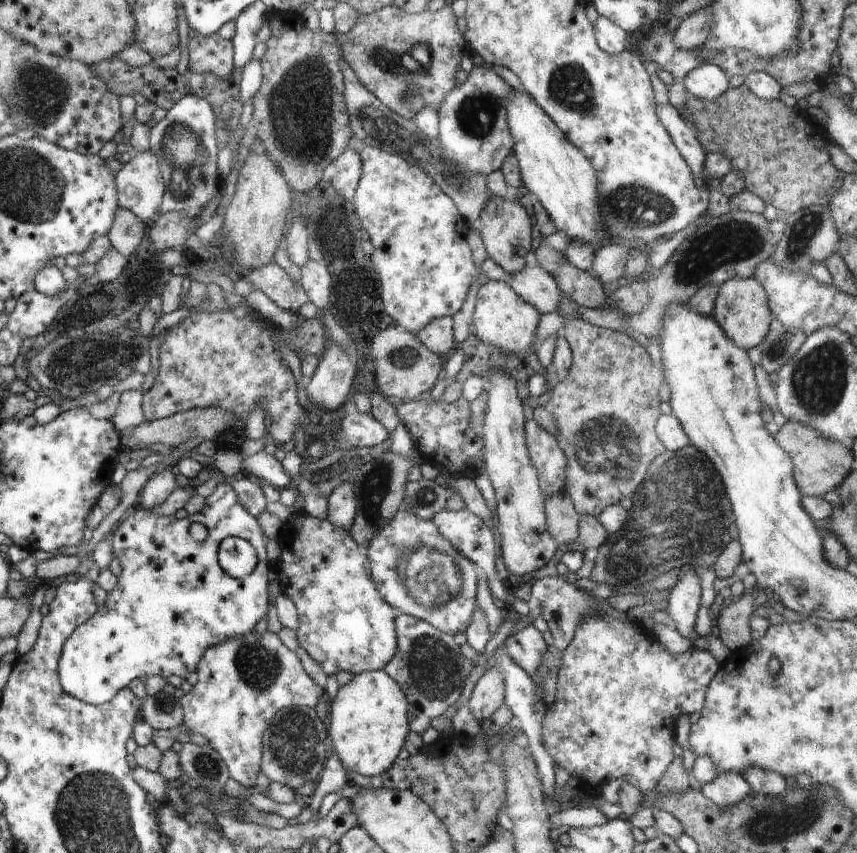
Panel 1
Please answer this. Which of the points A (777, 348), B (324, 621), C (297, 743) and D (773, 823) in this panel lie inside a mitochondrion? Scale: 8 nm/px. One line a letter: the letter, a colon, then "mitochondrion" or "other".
A: mitochondrion
B: other
C: mitochondrion
D: mitochondrion

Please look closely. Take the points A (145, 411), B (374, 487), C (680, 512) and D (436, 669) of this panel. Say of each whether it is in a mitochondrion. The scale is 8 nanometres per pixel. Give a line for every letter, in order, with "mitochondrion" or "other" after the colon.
A: other
B: mitochondrion
C: mitochondrion
D: mitochondrion

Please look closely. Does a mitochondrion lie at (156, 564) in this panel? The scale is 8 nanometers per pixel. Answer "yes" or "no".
no

